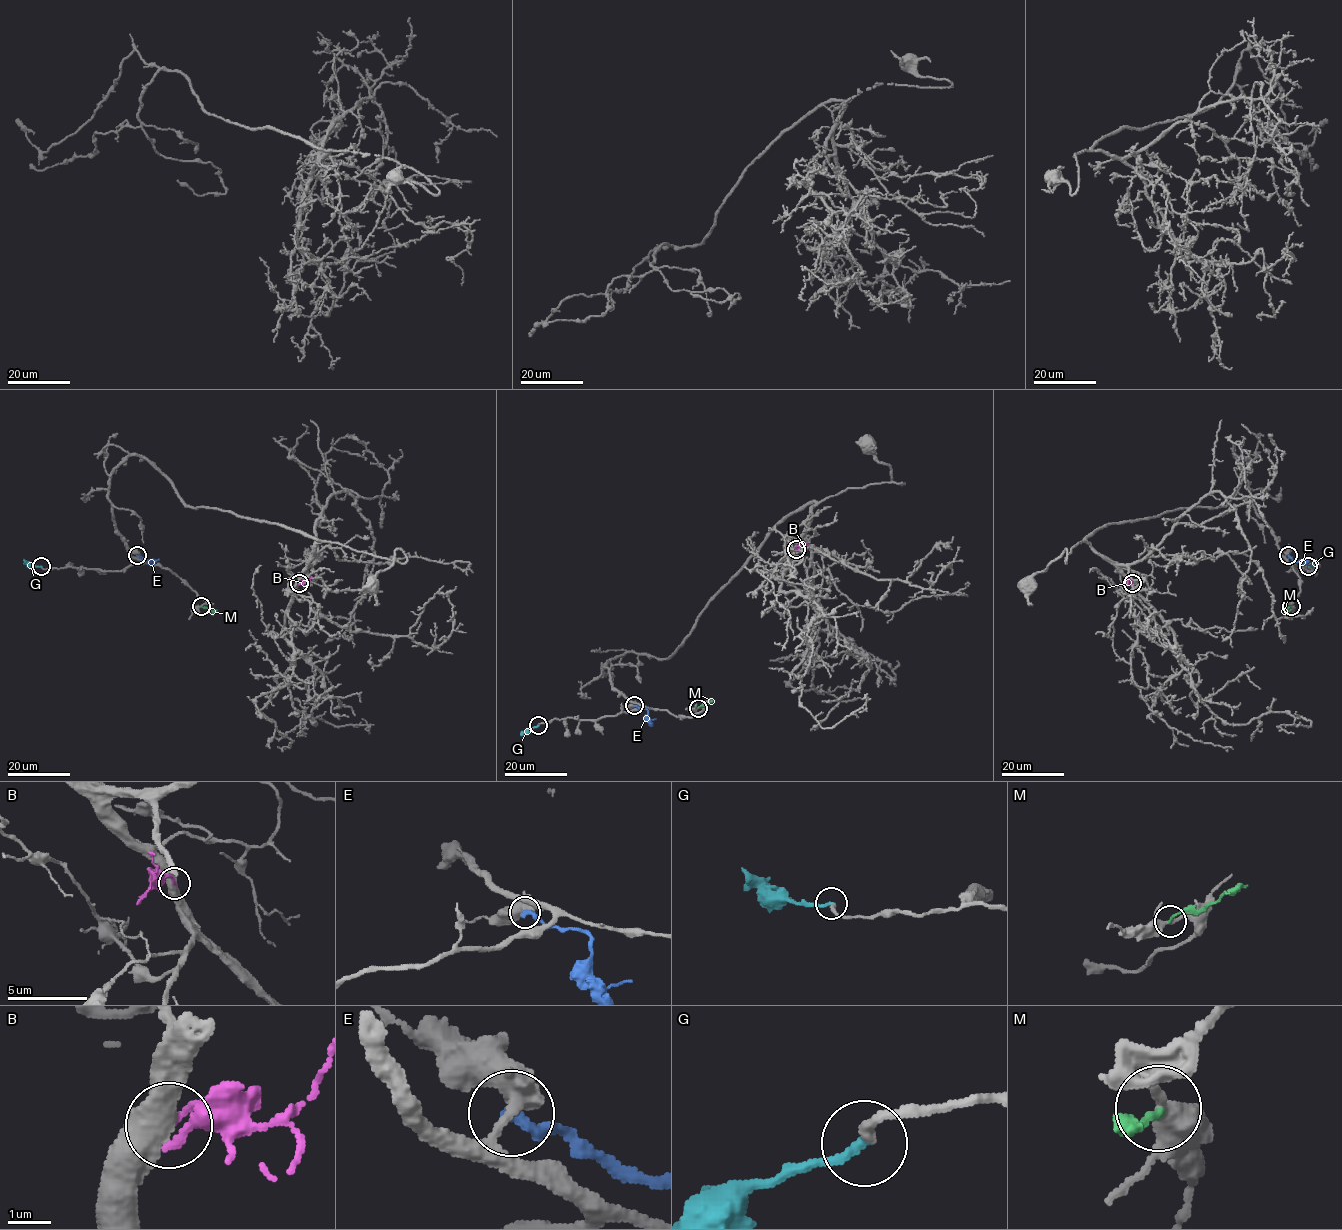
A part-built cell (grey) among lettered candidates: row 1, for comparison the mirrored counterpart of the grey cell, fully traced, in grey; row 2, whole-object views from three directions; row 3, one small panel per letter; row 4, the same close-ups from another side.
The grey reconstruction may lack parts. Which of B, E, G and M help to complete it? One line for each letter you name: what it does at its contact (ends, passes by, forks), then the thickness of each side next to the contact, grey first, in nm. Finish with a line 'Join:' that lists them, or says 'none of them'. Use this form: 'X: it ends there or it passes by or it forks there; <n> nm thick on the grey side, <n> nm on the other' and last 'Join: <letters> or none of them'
G: it ends there; 260 nm thick on the grey side, 220 nm on the other
Join: G

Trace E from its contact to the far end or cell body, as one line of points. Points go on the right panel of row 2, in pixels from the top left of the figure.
E: (1288, 555), (1293, 561), (1309, 561)

